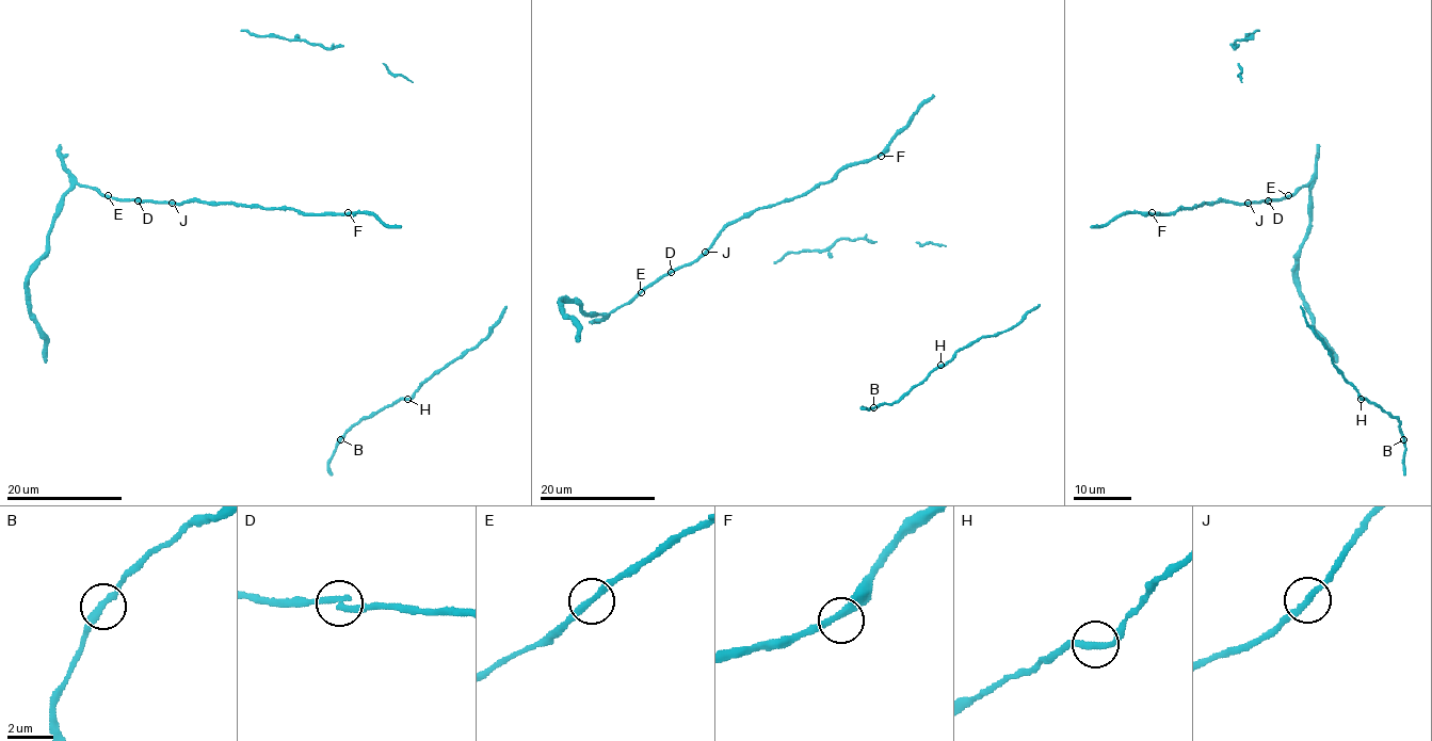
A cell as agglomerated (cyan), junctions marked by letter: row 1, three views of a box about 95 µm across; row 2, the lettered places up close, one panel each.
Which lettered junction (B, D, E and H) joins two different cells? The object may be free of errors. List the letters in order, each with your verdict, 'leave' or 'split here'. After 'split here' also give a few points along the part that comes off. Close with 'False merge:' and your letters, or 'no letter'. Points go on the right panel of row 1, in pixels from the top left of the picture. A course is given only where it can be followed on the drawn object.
B: leave
D: leave
E: leave
H: leave
False merge: no letter

